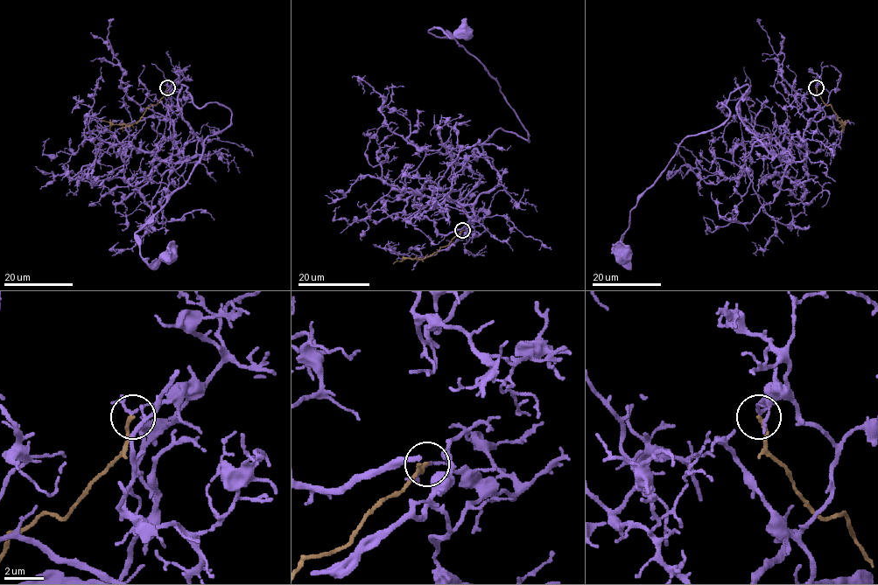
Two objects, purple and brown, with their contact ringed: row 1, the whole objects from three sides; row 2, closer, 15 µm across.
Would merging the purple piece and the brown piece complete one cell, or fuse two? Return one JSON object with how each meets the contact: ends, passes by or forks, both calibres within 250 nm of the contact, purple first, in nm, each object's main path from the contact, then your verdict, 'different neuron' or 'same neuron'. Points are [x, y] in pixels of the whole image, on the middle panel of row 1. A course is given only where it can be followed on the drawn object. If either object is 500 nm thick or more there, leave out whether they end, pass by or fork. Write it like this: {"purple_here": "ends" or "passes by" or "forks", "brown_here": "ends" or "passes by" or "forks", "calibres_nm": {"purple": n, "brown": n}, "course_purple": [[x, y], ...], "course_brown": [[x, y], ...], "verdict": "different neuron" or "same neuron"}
{"purple_here": "passes by", "brown_here": "ends", "calibres_nm": {"purple": 110, "brown": 190}, "course_purple": [[462, 230], [465, 244], [499, 183], [473, 150], [502, 128], [528, 141], [485, 66], [428, 31], [464, 34]], "course_brown": [[462, 230], [428, 256], [403, 259], [393, 264]], "verdict": "different neuron"}

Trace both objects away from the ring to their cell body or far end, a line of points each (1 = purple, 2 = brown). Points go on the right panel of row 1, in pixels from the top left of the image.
1: (815, 87), (824, 116), (787, 162), (734, 90), (630, 212), (626, 257)
2: (815, 87), (816, 93), (826, 105), (831, 105), (841, 123), (844, 125), (848, 120)

